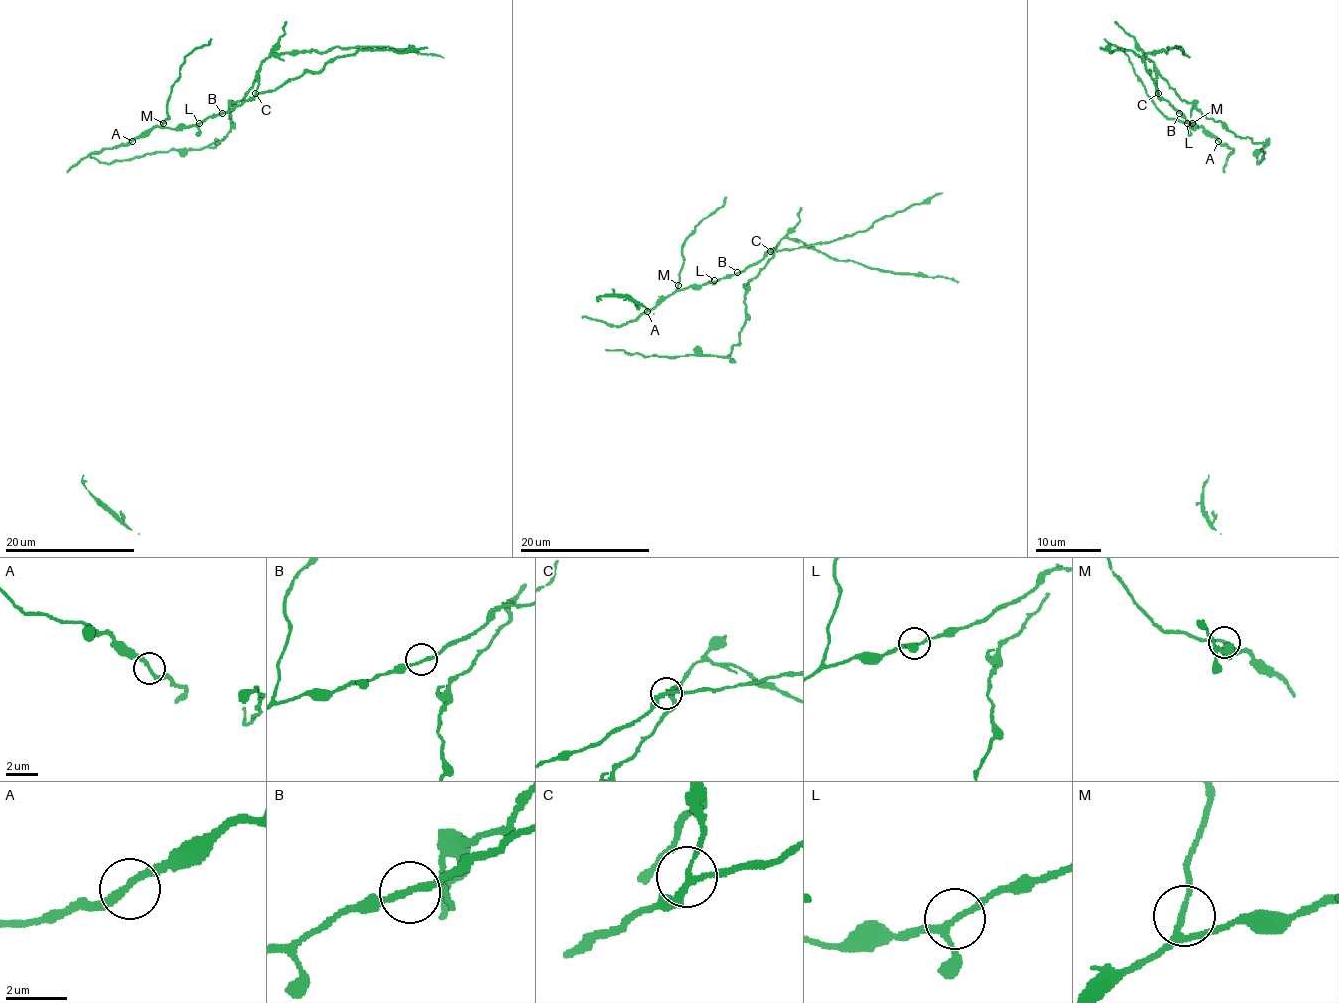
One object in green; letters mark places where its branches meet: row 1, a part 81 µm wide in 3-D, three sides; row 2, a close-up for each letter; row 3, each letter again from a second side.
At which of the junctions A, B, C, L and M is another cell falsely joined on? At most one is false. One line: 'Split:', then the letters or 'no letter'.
Split: C

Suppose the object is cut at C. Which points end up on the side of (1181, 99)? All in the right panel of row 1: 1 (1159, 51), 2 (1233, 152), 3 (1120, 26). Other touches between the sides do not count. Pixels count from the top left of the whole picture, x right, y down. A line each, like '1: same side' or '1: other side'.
1: same side
2: other side
3: same side

